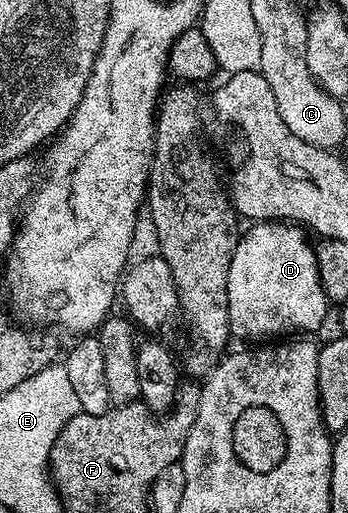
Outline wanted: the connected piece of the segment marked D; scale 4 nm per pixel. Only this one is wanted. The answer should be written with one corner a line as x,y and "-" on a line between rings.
262,222
254,223
249,229
251,229
246,235
245,233
238,239
235,252
232,254
231,267
228,269
227,278
227,298
228,298
228,320
230,333
237,339
237,337
243,340
269,340
271,336
277,336
279,334
285,334
281,336
287,336
289,332
315,332
318,327
321,326
323,320
329,313
329,301
325,295
325,290
322,288
321,277
318,274
317,253
313,244
309,244
305,234
306,231
298,225
286,222

